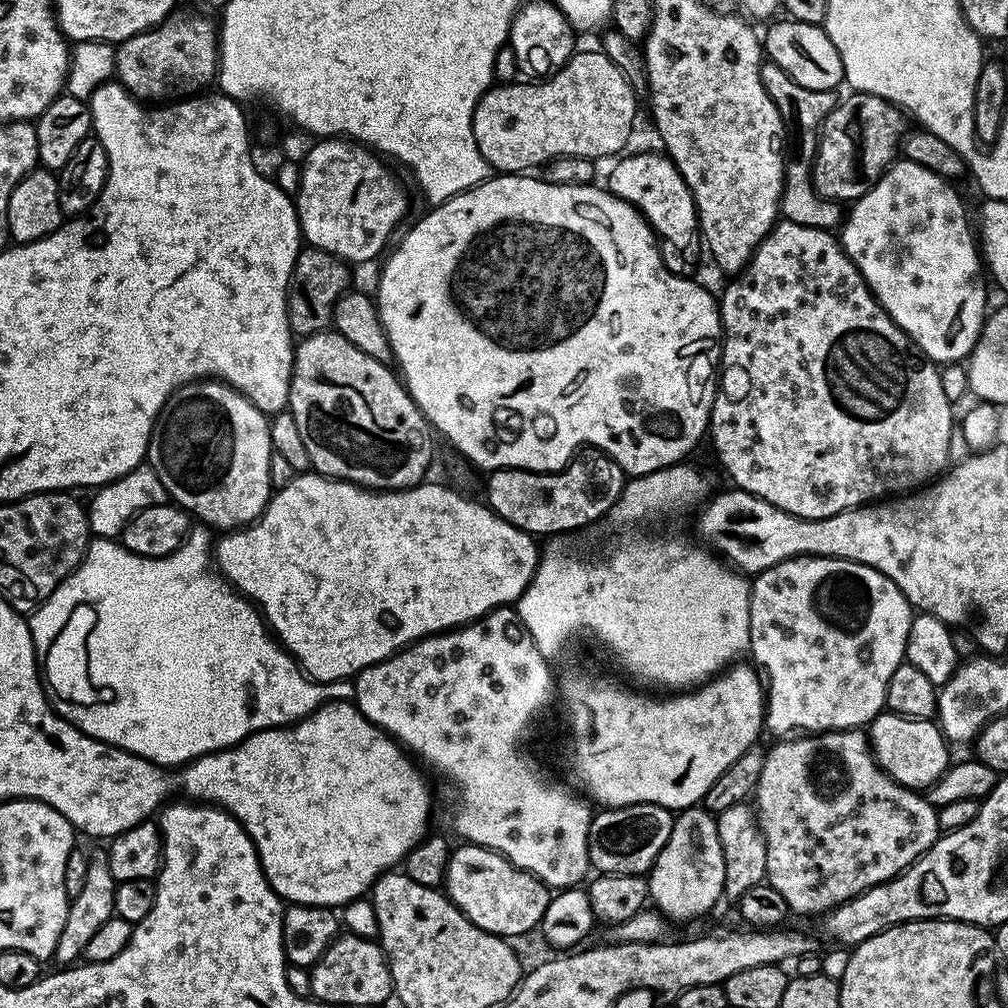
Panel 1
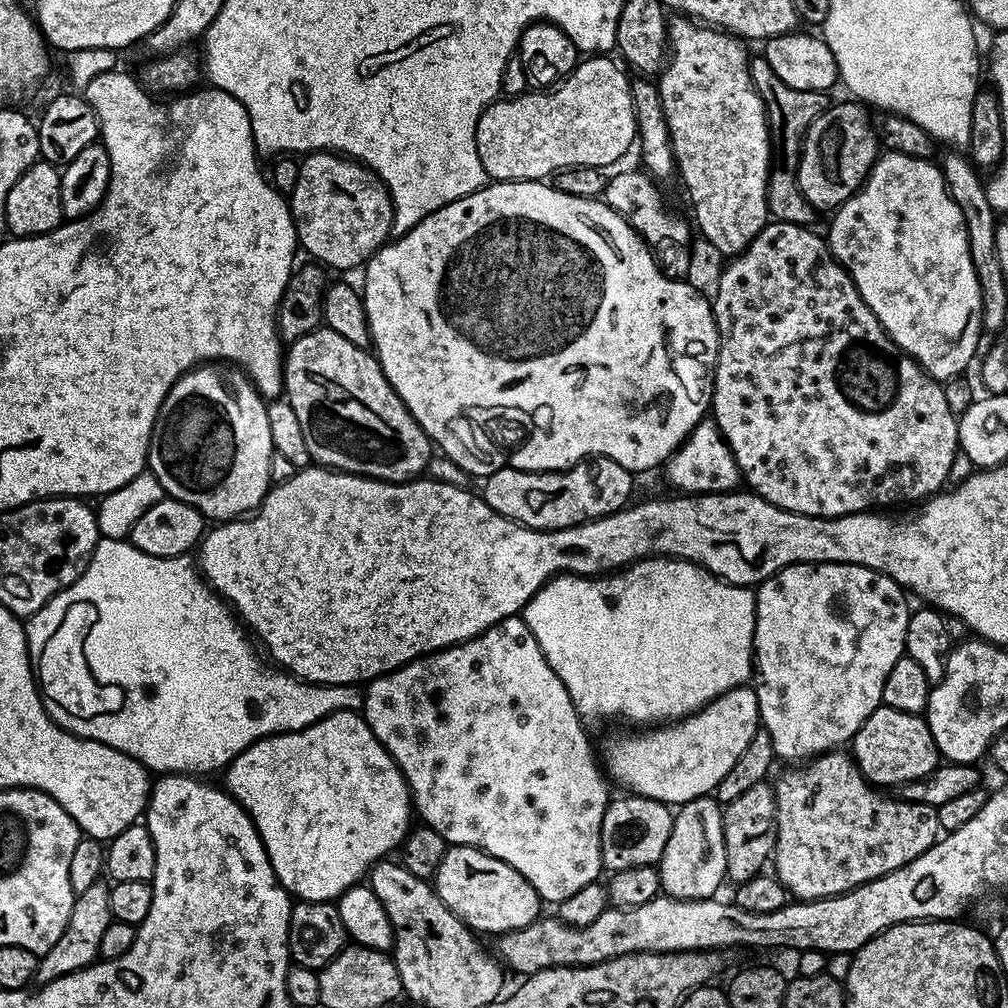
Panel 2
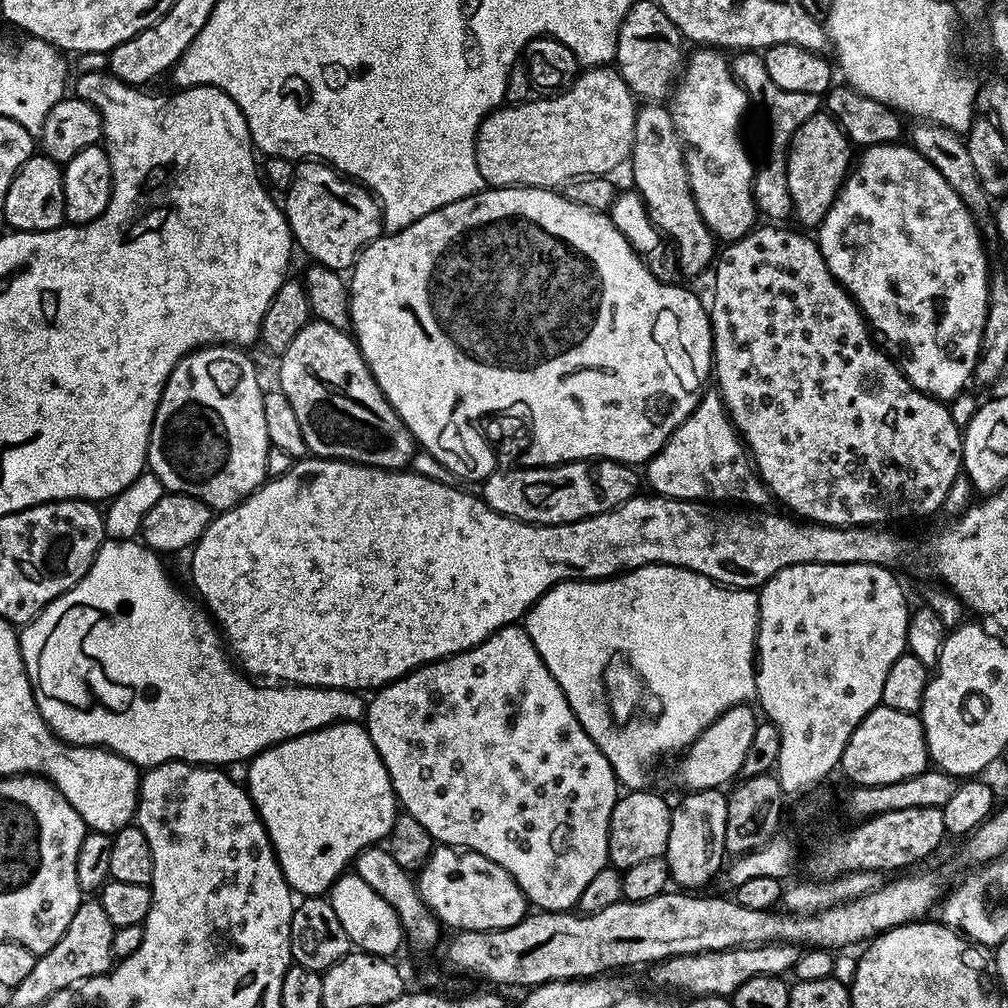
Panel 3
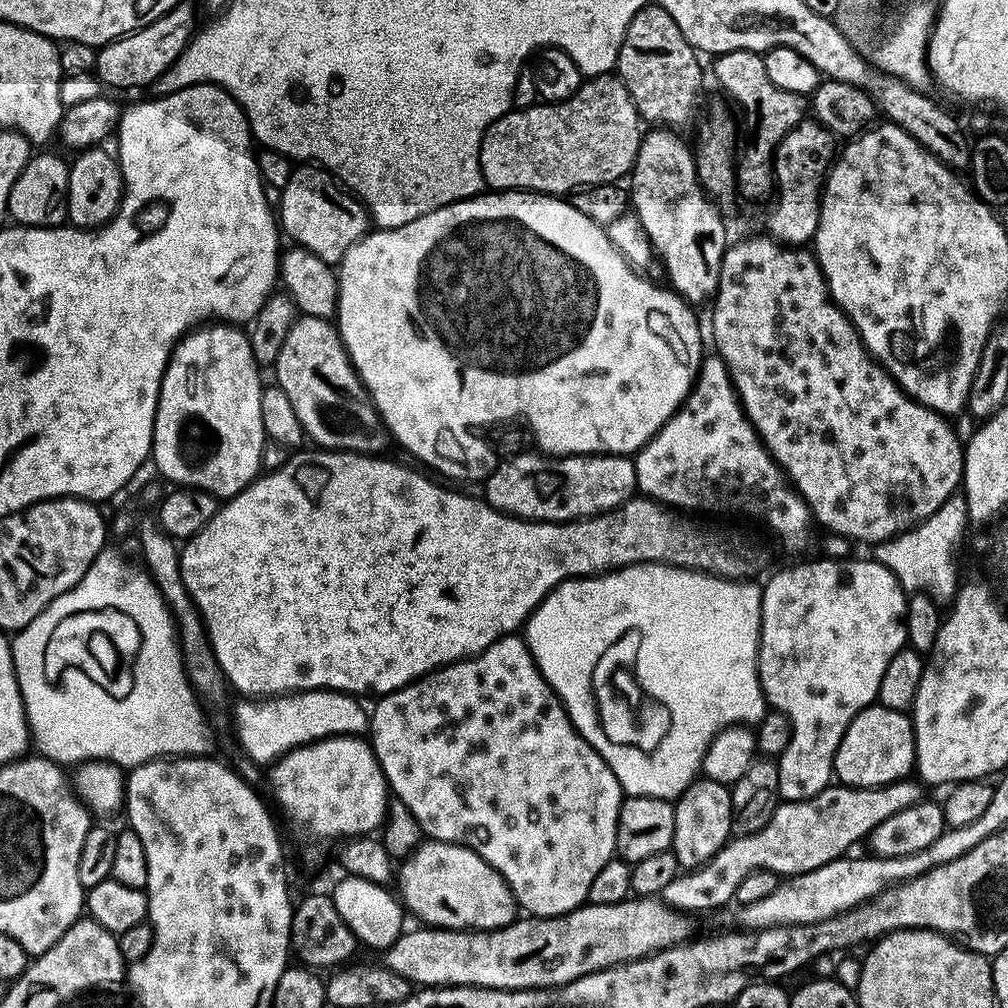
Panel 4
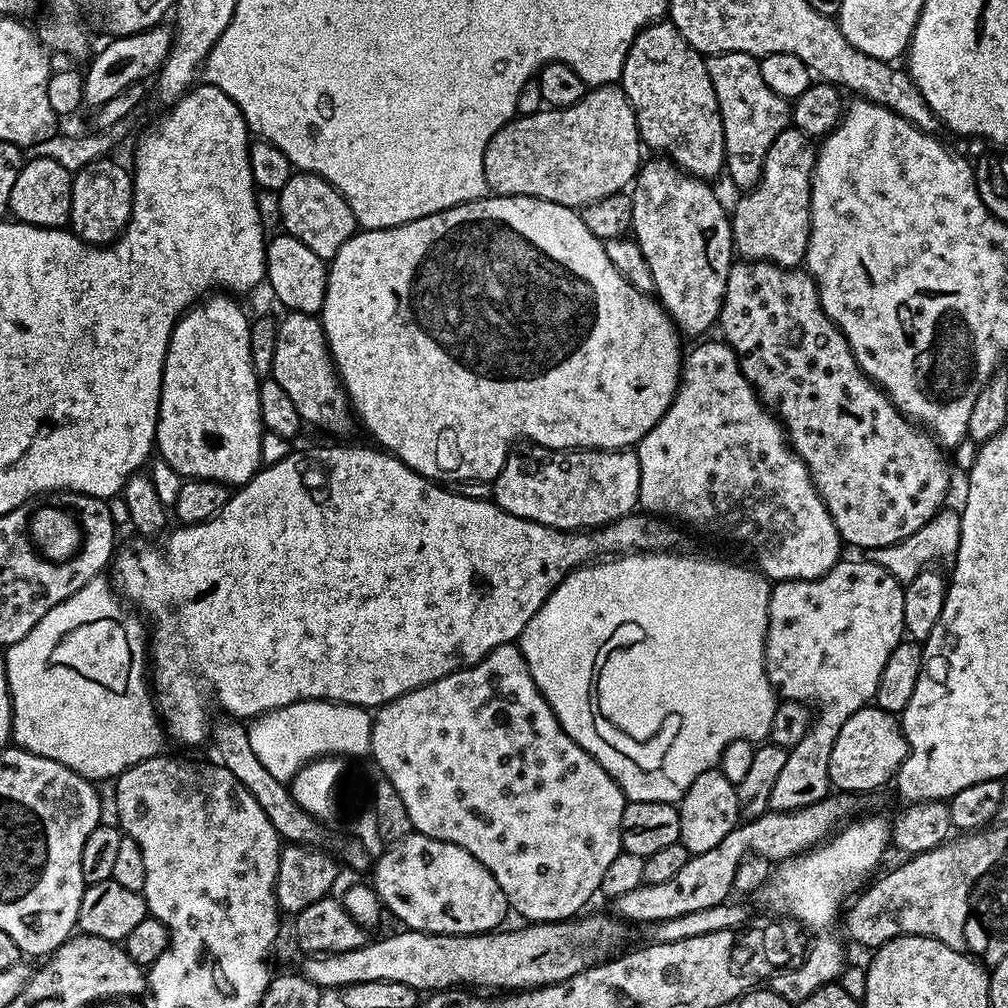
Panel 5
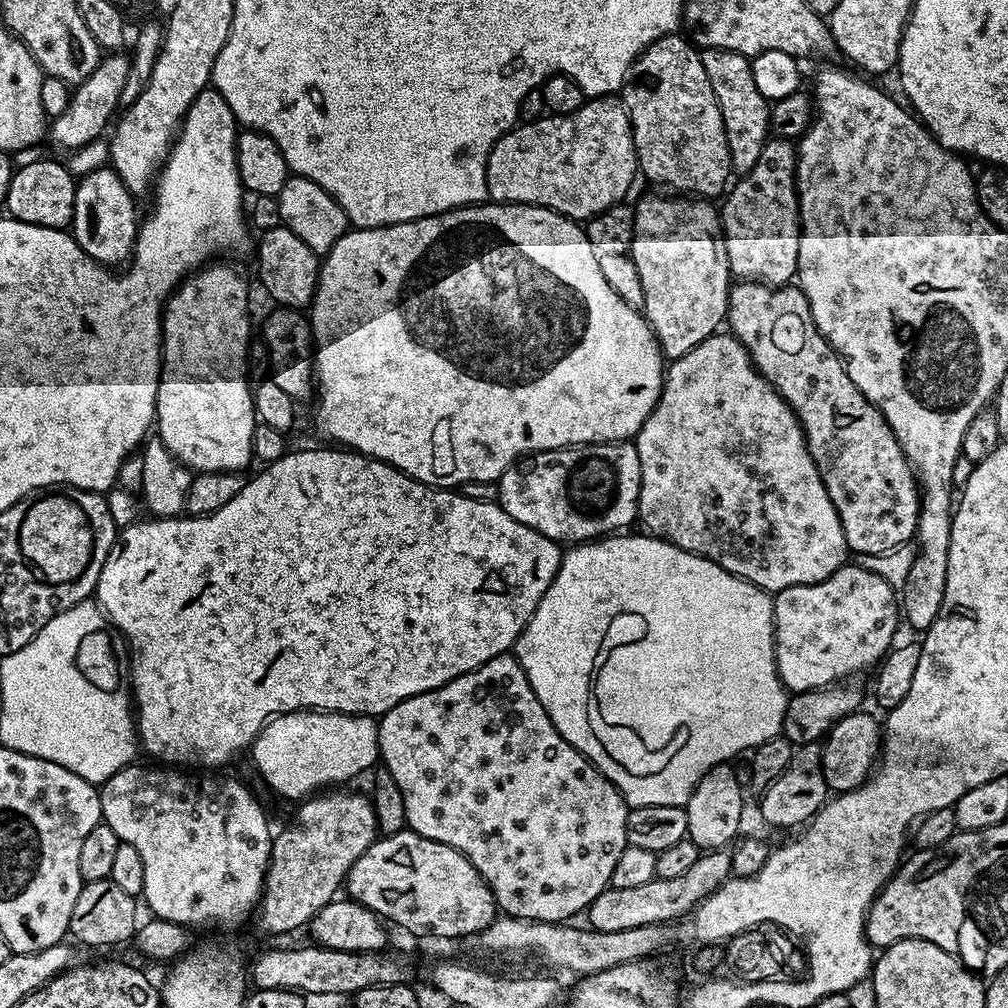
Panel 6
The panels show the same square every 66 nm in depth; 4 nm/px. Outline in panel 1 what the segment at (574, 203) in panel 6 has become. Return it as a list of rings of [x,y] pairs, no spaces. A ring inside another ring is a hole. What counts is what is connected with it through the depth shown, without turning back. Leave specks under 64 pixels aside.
[[[577,51],[558,71],[539,82],[500,82],[485,92],[472,111],[472,129],[474,142],[489,169],[500,174],[524,174],[559,156],[581,156],[599,161],[600,156],[615,157],[627,149],[624,147],[632,136],[638,97],[622,70],[610,62],[604,51],[595,51]]]

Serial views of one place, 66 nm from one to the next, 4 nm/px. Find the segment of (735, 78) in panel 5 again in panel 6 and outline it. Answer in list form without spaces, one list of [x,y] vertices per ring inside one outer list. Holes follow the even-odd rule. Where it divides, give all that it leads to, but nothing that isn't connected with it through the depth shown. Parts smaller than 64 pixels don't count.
[[[721,48],[703,49],[700,57],[702,67],[706,69],[706,78],[710,78],[710,86],[714,89],[718,110],[722,110],[722,126],[726,126],[726,146],[730,146],[732,171],[737,177],[745,176],[754,170],[754,162],[758,162],[762,146],[770,139],[770,101],[762,98],[762,94],[758,94],[758,86],[754,86],[752,61],[749,57]]]

